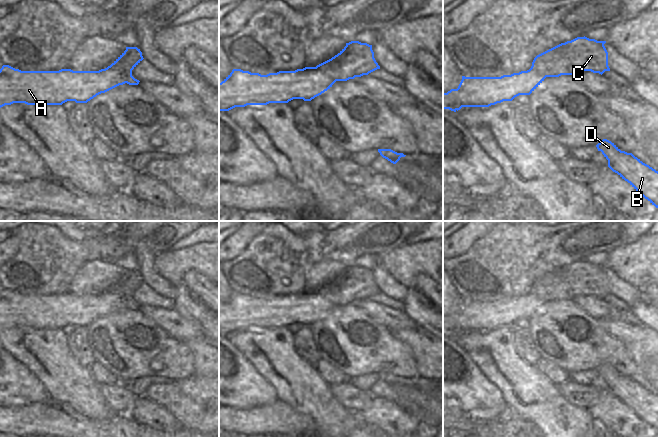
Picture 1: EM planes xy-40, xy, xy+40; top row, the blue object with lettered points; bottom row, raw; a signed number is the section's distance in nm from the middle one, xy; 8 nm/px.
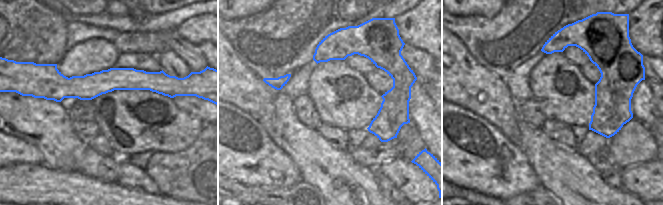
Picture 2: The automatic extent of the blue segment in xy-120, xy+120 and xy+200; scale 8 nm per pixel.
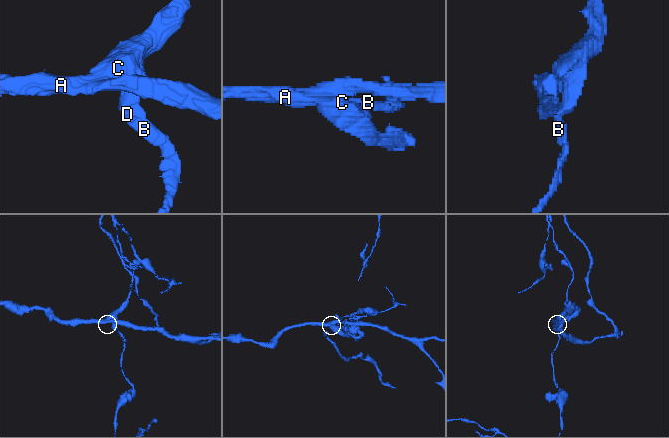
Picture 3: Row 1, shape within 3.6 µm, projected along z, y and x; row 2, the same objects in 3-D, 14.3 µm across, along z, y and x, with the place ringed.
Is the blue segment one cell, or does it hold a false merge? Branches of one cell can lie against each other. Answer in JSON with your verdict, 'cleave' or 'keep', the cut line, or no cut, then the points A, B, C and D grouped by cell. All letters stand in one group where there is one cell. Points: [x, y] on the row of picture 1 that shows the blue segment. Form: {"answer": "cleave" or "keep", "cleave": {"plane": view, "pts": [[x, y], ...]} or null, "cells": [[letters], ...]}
{"answer": "cleave", "cleave": {"plane": "xy-40", "pts": [[108, 66], [131, 75]]}, "cells": [["A"], ["B", "C", "D"]]}

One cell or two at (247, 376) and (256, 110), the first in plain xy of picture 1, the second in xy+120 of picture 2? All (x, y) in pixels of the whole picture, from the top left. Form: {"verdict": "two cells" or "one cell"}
{"verdict": "two cells"}

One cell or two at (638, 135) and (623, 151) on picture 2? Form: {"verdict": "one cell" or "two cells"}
{"verdict": "one cell"}

